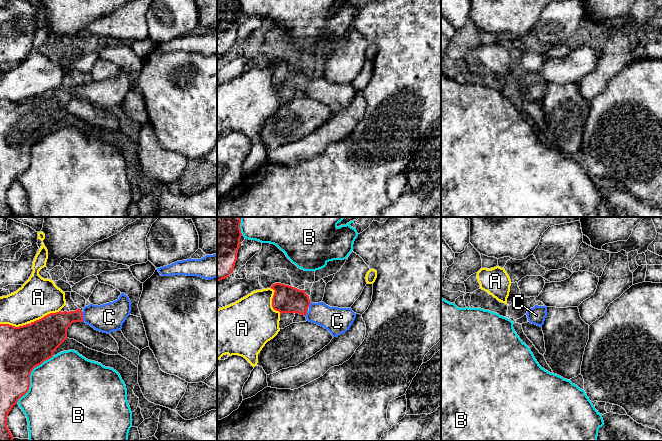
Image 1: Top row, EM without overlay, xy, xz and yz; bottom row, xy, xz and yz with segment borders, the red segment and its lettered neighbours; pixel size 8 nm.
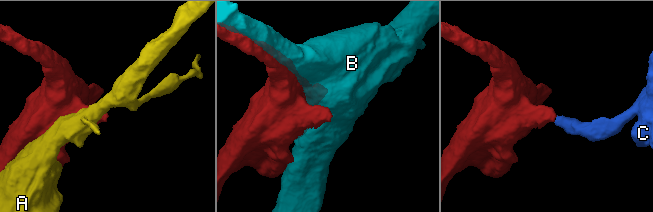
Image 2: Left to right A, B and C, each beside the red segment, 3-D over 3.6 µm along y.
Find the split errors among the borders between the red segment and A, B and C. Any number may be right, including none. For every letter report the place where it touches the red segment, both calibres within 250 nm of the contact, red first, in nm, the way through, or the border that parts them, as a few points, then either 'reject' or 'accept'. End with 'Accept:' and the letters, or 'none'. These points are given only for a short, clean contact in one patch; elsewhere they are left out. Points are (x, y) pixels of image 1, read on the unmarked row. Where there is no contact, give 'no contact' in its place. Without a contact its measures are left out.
A: meets red in xz at (272, 78); 220 nm thick on the red side, 420 nm on the other; reject
B: meets red in xy at (29, 152); 360 nm thick on the red side, 460 nm on the other; reject
C: meets red in xy at (82, 93); 220 nm thick on the red side, 240 nm on the other; runs through xy (53, 103), (66, 94), (82, 93), (109, 93); accept
Accept: C

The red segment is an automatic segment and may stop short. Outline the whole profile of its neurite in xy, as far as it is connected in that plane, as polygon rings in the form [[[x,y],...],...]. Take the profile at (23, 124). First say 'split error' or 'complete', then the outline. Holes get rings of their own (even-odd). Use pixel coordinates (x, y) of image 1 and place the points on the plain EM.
split error | [[[121,69],[113,78],[103,81],[90,80],[82,86],[50,89],[43,94],[15,103],[0,100],[0,217],[12,217],[14,214],[7,203],[7,192],[12,183],[24,172],[30,163],[32,146],[53,133],[53,128],[67,115],[67,105],[73,98],[85,98],[97,107],[110,110],[121,106],[131,88],[131,77]]]

